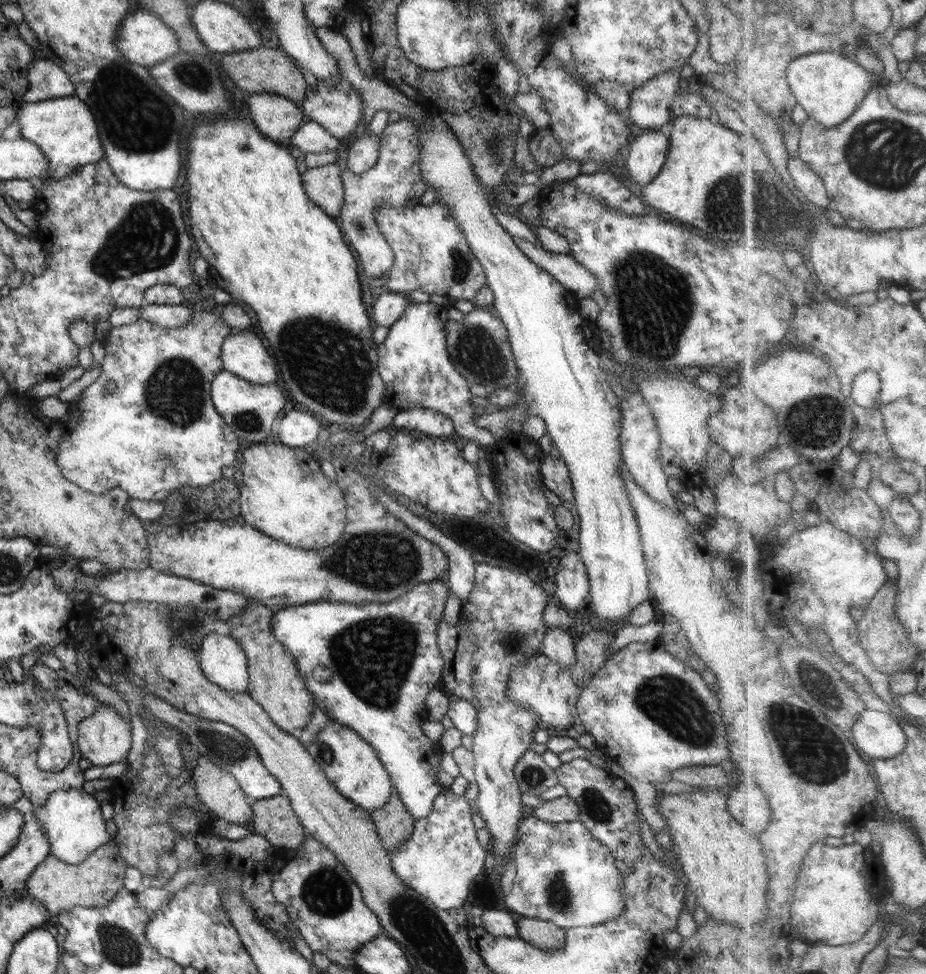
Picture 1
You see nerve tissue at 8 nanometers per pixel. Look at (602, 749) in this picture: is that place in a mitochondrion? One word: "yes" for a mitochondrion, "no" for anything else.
no

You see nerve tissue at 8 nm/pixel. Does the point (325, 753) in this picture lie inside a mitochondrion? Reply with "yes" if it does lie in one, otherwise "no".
yes

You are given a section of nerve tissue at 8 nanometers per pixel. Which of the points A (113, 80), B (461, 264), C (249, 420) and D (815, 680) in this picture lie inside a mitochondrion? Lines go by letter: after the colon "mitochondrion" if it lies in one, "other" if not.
A: mitochondrion
B: mitochondrion
C: mitochondrion
D: mitochondrion

